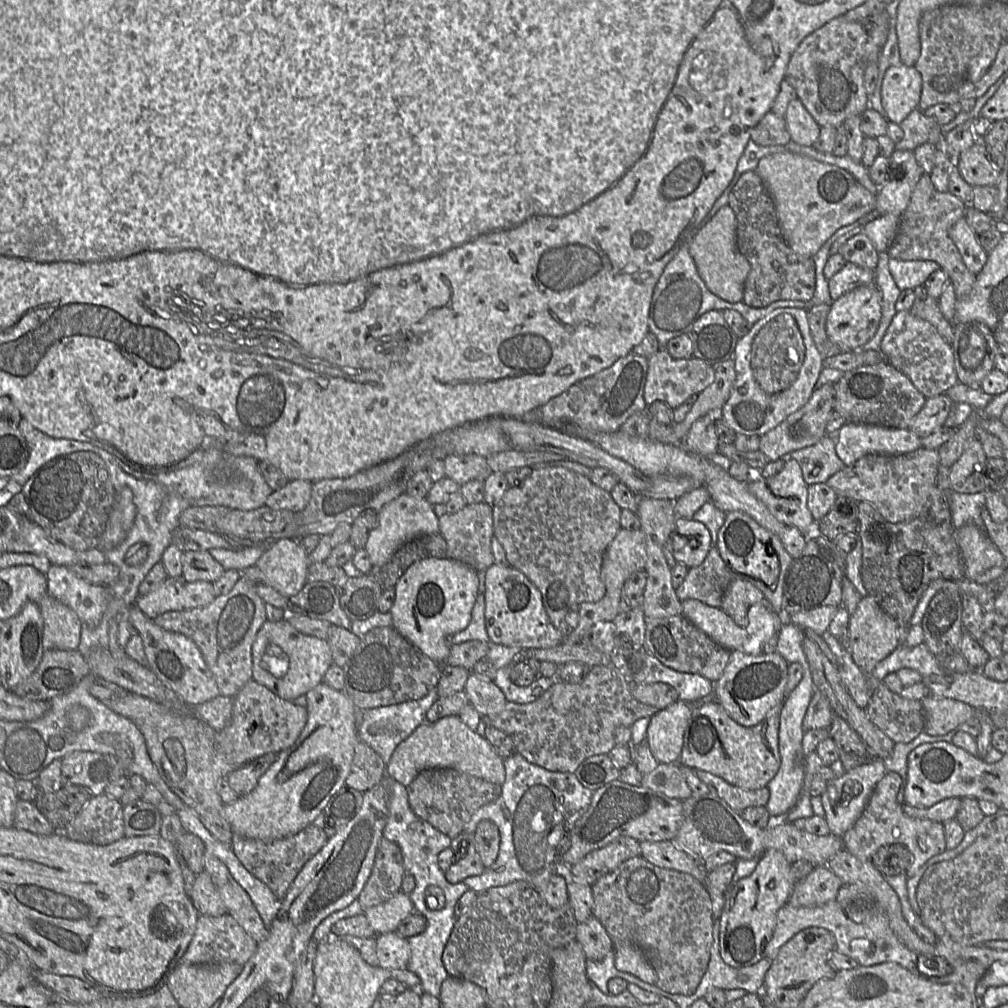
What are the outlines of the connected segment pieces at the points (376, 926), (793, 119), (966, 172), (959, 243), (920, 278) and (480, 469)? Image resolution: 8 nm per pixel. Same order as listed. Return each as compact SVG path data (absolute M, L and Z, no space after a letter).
M402 891L381 903L367 909L364 913L376 934L395 932L398 925L415 911L413 902Z
M798 98L789 102L784 120L792 141L804 146L813 146L819 137L821 126Z
M979 139L960 153L955 165L963 179L972 187L995 186L1000 175L1000 170L992 165L986 148Z
M960 218L954 222L949 229L949 235L966 267L972 273L978 274L985 265L989 253L981 246L966 219Z
M890 257L888 268L899 289L908 290L923 286L927 278L941 267L931 260L899 260Z
M467 454L450 455L443 460L445 476L462 485L471 480L484 481L493 472L486 457Z

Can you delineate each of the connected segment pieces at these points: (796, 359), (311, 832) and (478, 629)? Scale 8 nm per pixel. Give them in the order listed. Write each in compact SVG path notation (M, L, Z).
M767 314L765 317L758 320L742 338L745 338L748 334L753 336L756 331L757 335L753 340L751 350L751 368L754 379L765 392L769 394L780 392L788 388L796 380L804 361L805 345L801 329L795 319L791 318L789 315L771 317L771 314Z
M312 822L294 835L269 842L233 834L232 851L253 876L264 882L279 900L283 900L300 870L309 859L320 851L328 839L325 832Z
M479 572L478 596L472 609L471 621L462 631L449 638L451 645L462 644L471 640L489 642L489 636L485 625L485 576L484 572Z

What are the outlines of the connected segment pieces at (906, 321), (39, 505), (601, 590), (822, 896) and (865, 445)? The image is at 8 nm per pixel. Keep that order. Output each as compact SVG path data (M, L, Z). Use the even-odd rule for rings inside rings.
M897 311L879 345L886 362L902 372L926 398L944 394L958 383L951 345L927 321L911 311Z
M79 451L79 452L74 452L71 454L59 456L43 464L24 483L21 491L13 496L13 498L10 500L8 504L8 507L14 512L18 513L20 516L27 518L28 520L41 526L56 541L74 550L85 551L85 550L94 549L97 547L101 539L101 536L103 535L106 529L109 516L110 516L112 507L114 505L115 497L116 497L116 491L112 484L108 468L105 462L103 461L103 459L93 452Z
M548 467L534 469L532 473L518 485L508 488L502 498L497 503L493 504L492 510L494 537L504 548L509 565L523 573L537 587L541 593L543 606L551 623L566 636L570 633L570 628L565 621L565 617L571 611L571 607L585 602L598 602L605 595L605 585L601 579L603 555L621 529L620 514L622 509L614 501L608 491L596 486L583 475L562 467Z
M818 866L798 881L789 902L795 906L815 907L836 900L843 881L827 866Z
M846 422L836 433L835 451L845 465L869 453L902 455L920 447L921 436L906 428Z

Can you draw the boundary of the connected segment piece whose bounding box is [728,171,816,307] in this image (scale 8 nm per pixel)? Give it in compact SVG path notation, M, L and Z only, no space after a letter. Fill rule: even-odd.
M747 171L739 176L729 192L728 206L736 216L737 247L750 264L742 301L752 307L766 307L773 302L789 299L812 302L816 288L816 267L813 258L796 254L786 243L778 224L773 200L756 171Z

